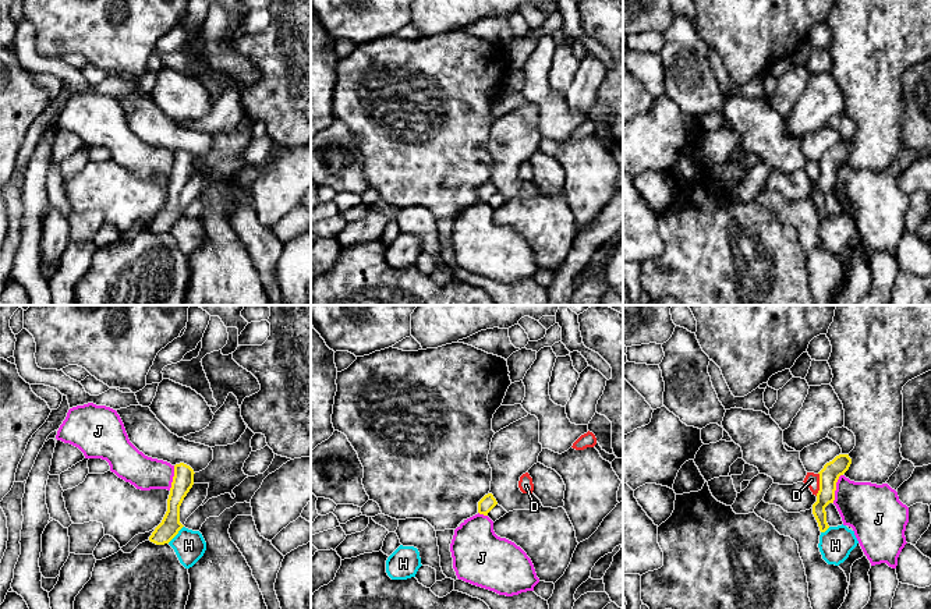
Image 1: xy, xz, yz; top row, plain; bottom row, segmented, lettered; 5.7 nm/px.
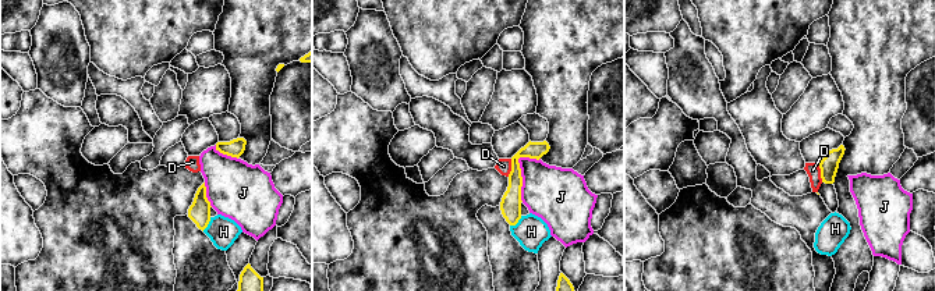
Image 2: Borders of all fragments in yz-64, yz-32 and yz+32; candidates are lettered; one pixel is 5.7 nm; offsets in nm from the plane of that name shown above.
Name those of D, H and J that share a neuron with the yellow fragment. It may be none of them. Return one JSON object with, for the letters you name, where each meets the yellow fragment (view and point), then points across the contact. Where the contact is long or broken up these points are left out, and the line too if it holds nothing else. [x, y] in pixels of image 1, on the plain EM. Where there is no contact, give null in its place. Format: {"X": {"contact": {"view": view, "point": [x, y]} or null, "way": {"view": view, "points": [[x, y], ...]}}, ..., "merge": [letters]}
{"merge": []}

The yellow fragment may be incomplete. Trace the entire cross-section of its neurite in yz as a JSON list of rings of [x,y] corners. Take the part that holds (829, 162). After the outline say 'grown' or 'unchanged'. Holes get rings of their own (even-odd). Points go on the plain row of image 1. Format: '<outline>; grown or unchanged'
[[[839,142],[832,149],[826,151],[820,162],[820,178],[817,190],[813,192],[813,202],[818,210],[820,219],[825,220],[829,213],[826,210],[825,195],[835,188],[836,170],[852,152],[849,142]]]; unchanged

